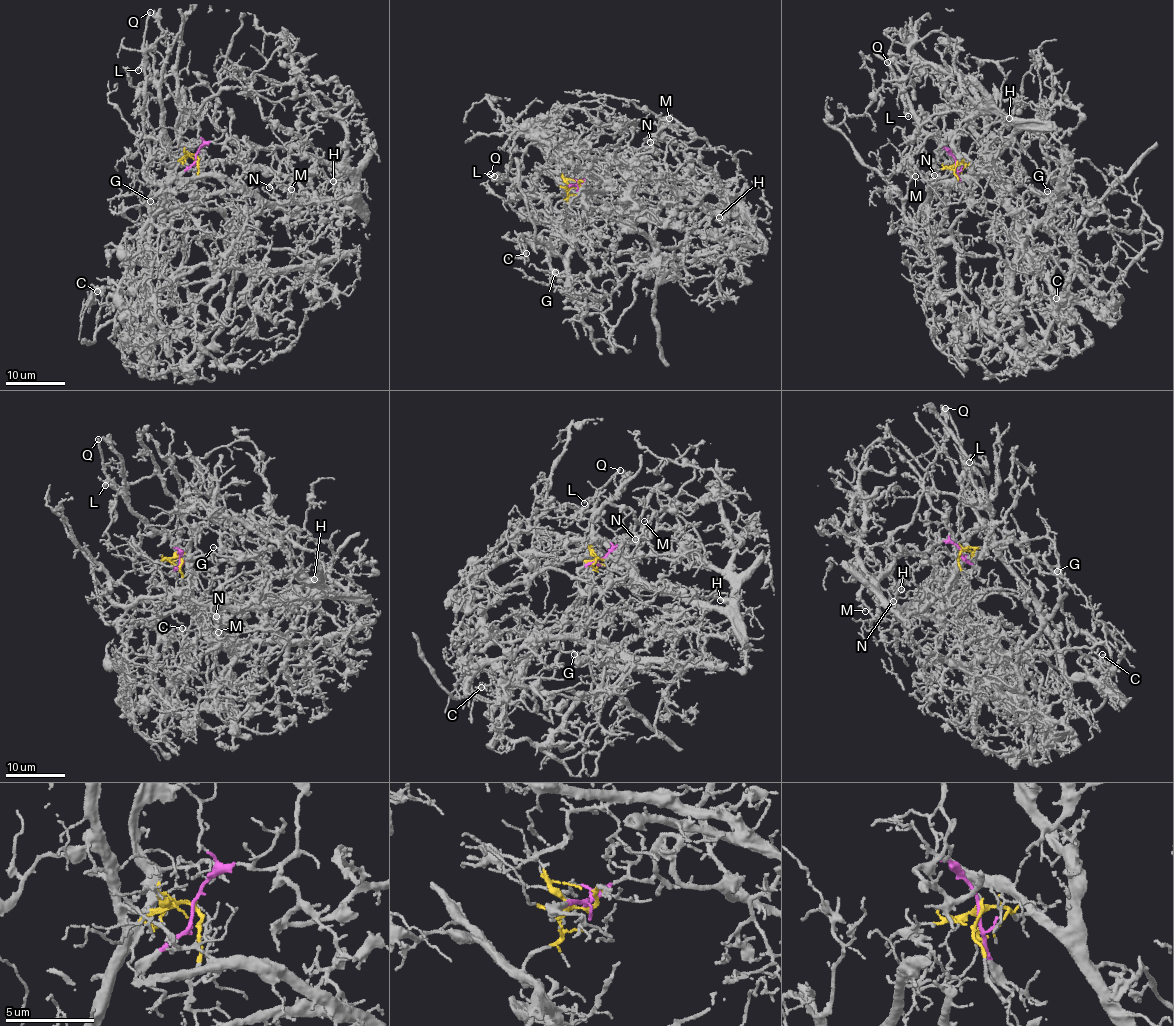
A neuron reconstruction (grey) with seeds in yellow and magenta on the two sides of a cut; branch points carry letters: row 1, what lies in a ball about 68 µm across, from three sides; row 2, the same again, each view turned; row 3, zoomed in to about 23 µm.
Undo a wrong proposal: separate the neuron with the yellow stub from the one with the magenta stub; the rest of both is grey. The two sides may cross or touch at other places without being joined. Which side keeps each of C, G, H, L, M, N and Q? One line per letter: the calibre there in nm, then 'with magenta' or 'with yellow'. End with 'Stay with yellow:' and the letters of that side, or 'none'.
C: calibre 170 nm; with yellow
G: calibre 100 nm; with magenta
H: calibre 120 nm; with magenta
L: calibre 120 nm; with yellow
M: calibre 110 nm; with magenta
N: calibre 140 nm; with magenta
Q: calibre 150 nm; with yellow
Stay with yellow: C, L, Q

